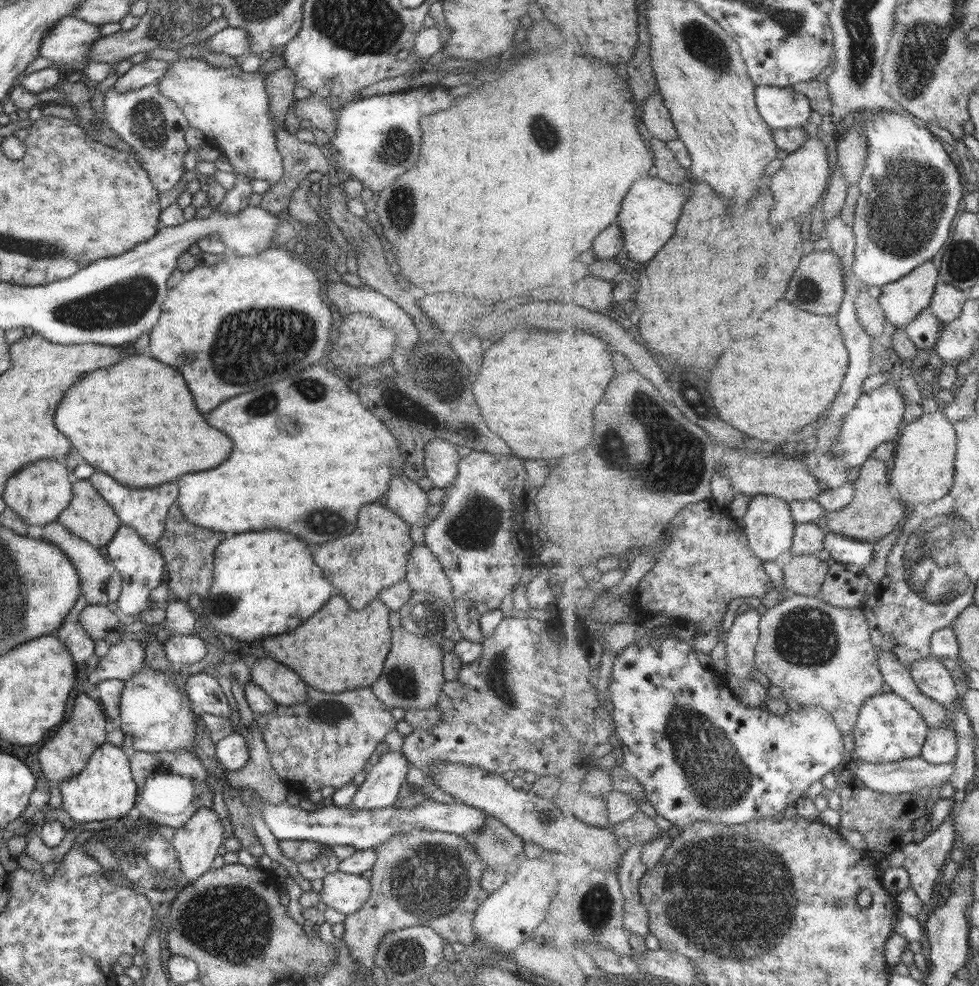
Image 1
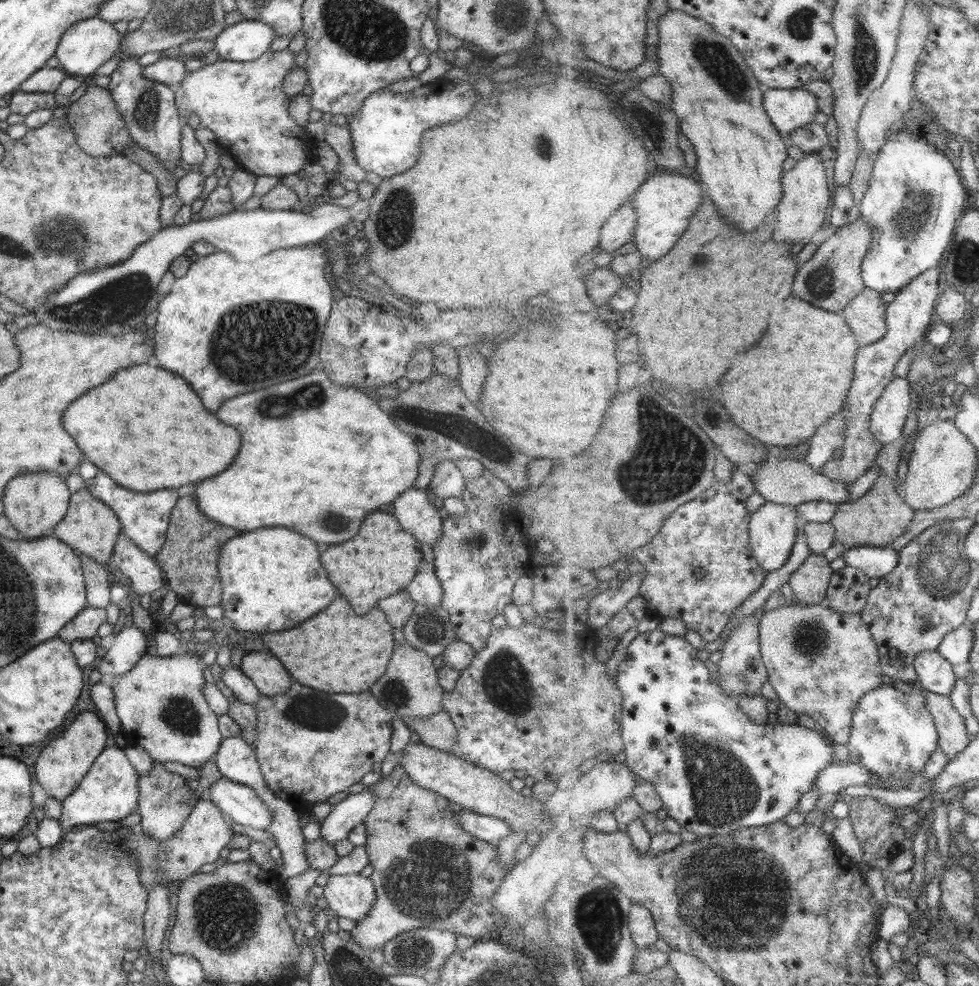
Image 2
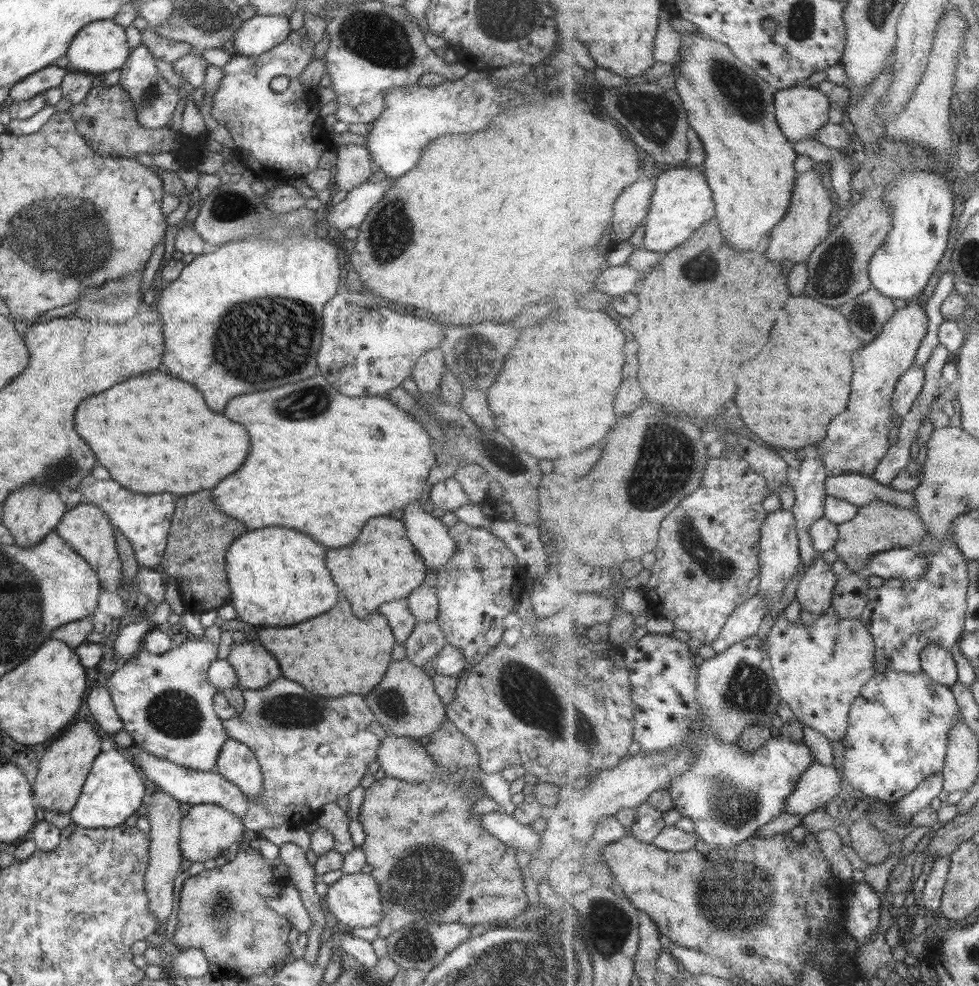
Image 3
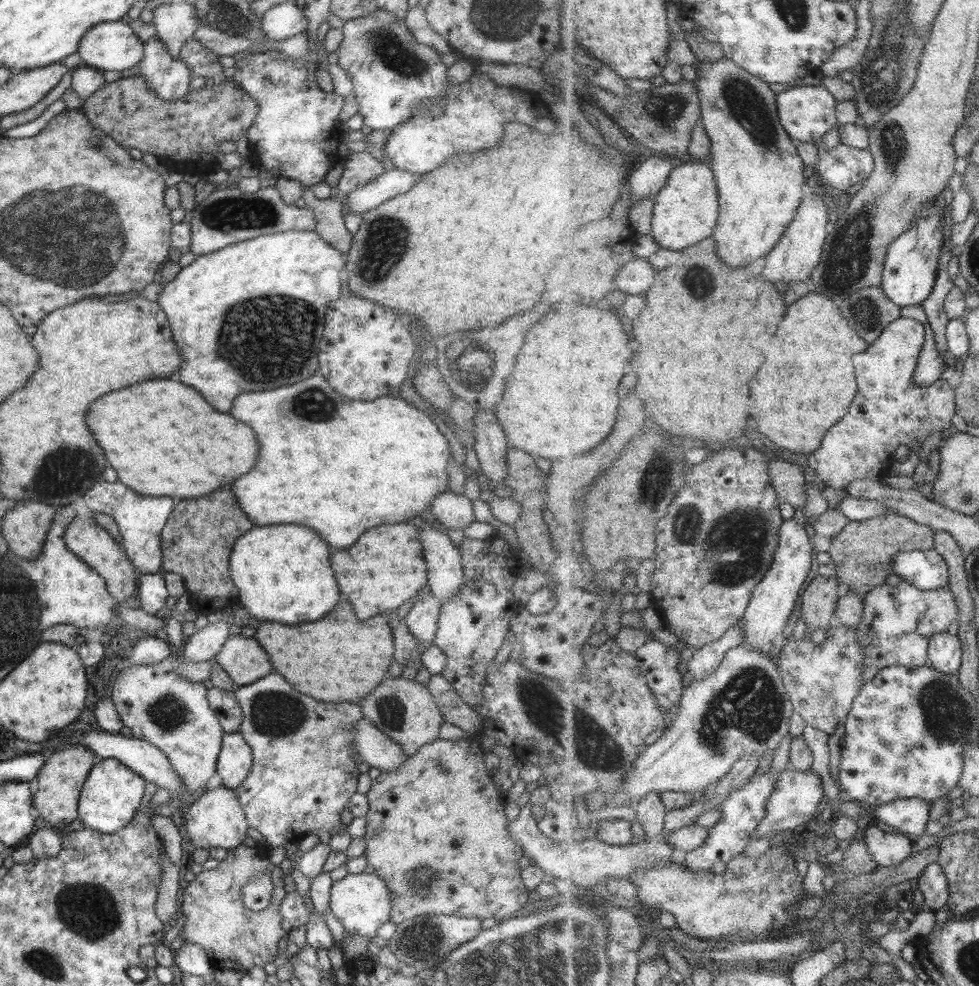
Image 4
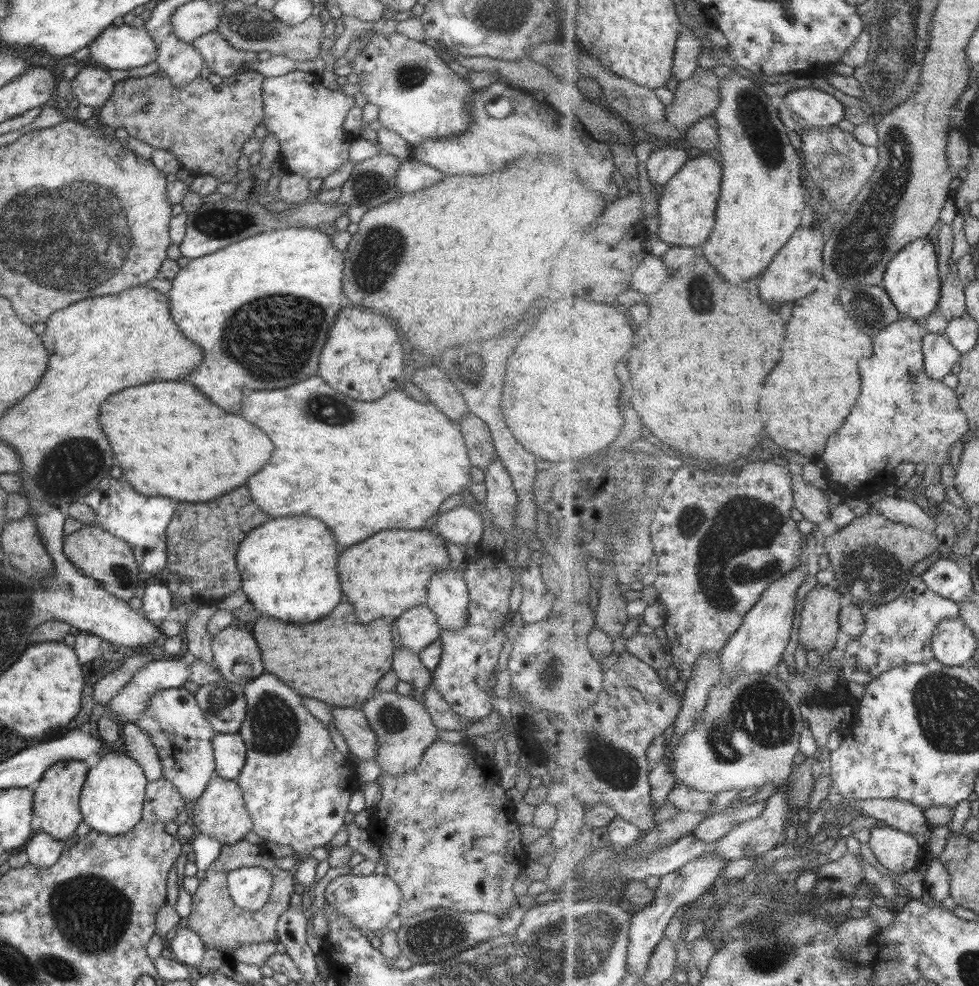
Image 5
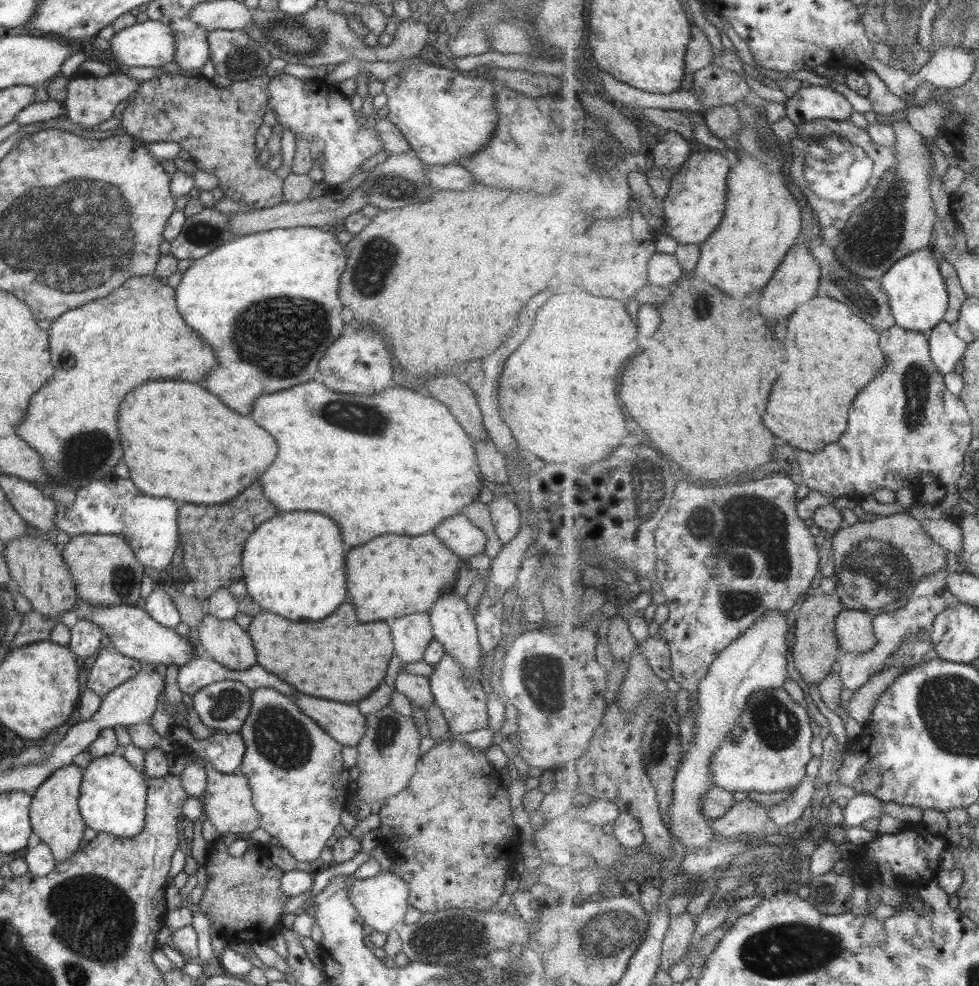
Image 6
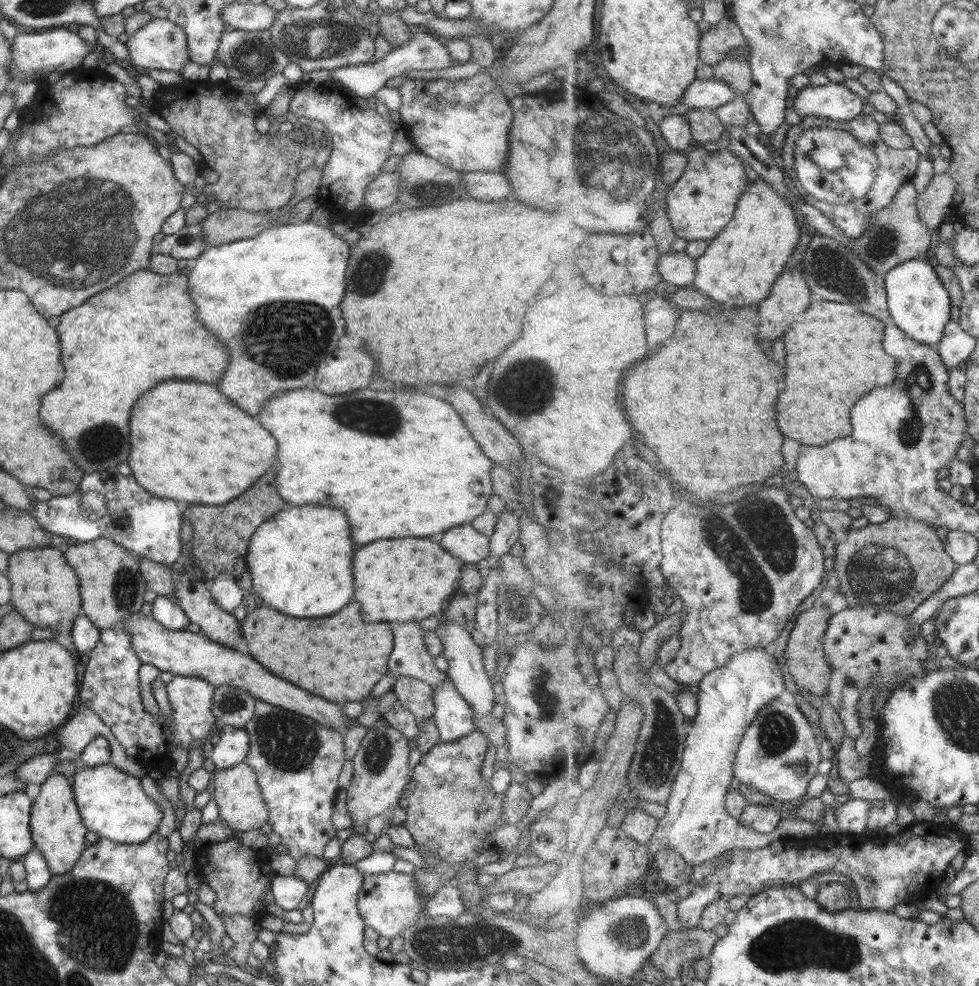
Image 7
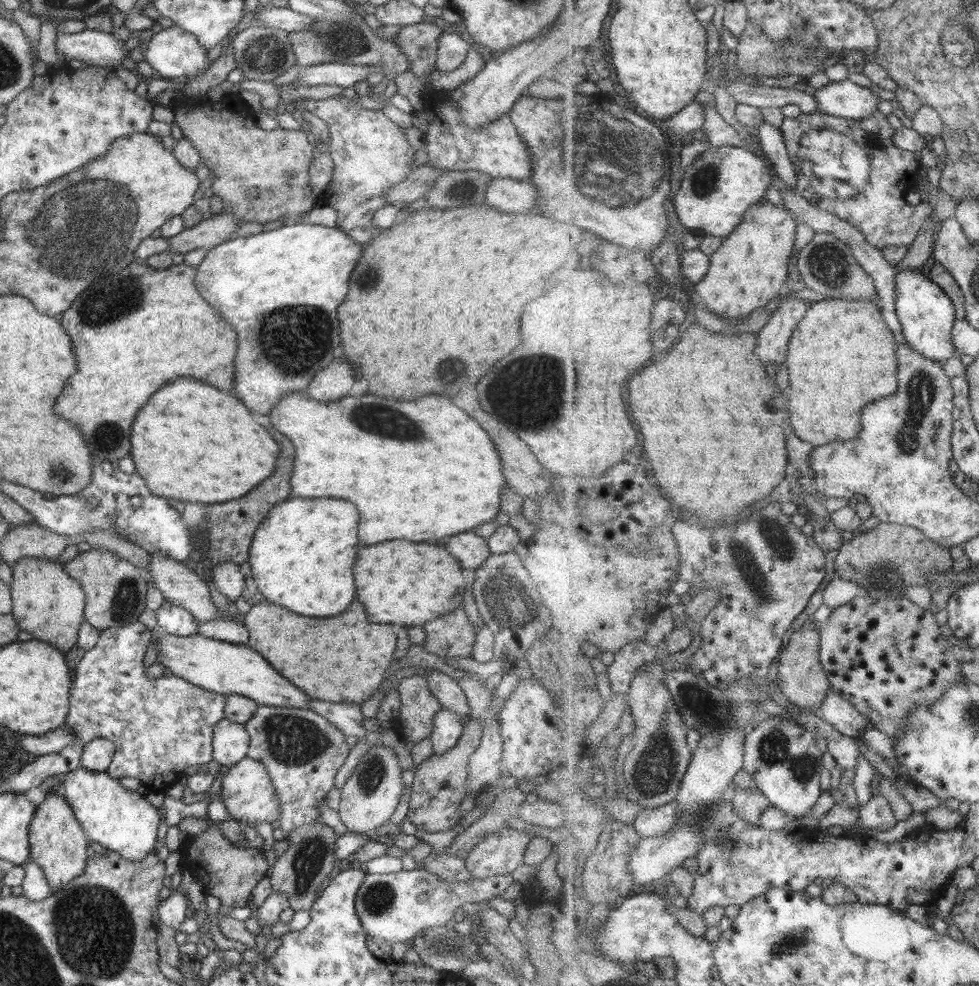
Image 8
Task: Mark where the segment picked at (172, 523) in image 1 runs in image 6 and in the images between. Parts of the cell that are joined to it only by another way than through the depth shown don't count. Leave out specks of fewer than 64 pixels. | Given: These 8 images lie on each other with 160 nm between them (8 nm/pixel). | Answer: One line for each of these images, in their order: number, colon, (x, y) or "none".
2: (188, 556)
3: (199, 534)
4: (196, 540)
5: (202, 539)
6: (211, 556)

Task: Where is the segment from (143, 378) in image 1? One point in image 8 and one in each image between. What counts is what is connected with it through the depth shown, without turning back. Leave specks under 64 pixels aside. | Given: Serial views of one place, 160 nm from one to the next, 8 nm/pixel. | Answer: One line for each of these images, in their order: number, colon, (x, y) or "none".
2: (172, 441)
3: (151, 433)
4: (161, 437)
5: (168, 441)
6: (179, 441)
7: (188, 442)
8: (202, 446)

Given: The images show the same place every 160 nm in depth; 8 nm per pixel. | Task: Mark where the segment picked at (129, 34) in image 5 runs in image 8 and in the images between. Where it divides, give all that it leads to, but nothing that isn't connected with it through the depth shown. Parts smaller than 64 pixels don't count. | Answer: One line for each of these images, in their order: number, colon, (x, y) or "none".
6: (148, 44)
7: (161, 45)
8: (176, 55)

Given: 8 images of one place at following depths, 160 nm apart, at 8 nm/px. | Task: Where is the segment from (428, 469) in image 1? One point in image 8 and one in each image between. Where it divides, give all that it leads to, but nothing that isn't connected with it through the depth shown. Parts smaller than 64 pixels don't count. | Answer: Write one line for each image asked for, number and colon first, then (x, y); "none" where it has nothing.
2: (446, 481)
3: (447, 495)
4: (451, 510)
5: (461, 525)
6: (457, 533)
7: (469, 546)
8: (471, 550)

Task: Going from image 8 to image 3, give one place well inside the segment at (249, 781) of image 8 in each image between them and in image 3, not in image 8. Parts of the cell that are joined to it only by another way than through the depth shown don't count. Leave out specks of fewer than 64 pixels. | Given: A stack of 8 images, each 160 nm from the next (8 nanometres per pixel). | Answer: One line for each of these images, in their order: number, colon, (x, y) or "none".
3: (206, 830)
4: (216, 821)
5: (219, 813)
6: (227, 805)
7: (240, 806)

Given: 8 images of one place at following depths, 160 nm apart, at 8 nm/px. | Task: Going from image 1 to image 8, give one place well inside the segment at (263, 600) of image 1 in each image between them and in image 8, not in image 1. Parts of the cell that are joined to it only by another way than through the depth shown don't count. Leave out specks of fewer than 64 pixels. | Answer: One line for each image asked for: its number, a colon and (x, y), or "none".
2: (270, 579)
3: (276, 577)
4: (266, 565)
5: (287, 567)
6: (292, 565)
7: (299, 561)
8: (301, 555)

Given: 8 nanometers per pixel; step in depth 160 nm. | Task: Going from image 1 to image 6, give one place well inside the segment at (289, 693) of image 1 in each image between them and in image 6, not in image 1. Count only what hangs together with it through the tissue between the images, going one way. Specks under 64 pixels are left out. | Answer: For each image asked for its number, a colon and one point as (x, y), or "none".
2: (265, 672)
3: (254, 668)
4: (240, 657)
5: (234, 651)
6: (224, 641)

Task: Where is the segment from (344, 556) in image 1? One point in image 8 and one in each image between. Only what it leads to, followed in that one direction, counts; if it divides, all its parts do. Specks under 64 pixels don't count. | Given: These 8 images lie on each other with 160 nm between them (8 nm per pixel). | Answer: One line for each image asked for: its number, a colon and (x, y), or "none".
2: (381, 559)
3: (381, 565)
4: (384, 567)
5: (384, 575)
6: (391, 576)
7: (406, 580)
8: (398, 582)

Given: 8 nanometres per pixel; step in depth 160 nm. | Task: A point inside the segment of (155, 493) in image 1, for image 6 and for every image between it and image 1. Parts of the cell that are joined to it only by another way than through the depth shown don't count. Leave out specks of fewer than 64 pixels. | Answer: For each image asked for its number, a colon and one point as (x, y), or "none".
2: (143, 517)
3: (144, 520)
4: (139, 519)
5: (140, 521)
6: (111, 506)

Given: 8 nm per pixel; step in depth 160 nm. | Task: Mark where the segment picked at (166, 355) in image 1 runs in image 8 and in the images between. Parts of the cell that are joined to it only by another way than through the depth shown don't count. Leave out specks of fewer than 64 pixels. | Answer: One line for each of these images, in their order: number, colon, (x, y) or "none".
2: (224, 312)
3: (229, 291)
4: (210, 306)
5: (209, 297)
6: (260, 345)
7: (237, 288)
8: (267, 286)

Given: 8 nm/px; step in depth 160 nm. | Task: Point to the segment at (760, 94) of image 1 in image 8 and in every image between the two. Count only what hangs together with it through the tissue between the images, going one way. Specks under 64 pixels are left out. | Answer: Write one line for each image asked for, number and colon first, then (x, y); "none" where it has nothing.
2: (789, 108)
3: (801, 111)
4: (808, 112)
5: (801, 109)
6: (809, 102)
7: (833, 101)
8: (846, 99)

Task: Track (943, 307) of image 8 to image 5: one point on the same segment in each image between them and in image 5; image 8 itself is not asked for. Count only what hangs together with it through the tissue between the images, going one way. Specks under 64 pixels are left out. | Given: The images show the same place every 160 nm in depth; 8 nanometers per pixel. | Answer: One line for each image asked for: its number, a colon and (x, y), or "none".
5: (912, 279)
6: (919, 299)
7: (920, 304)

